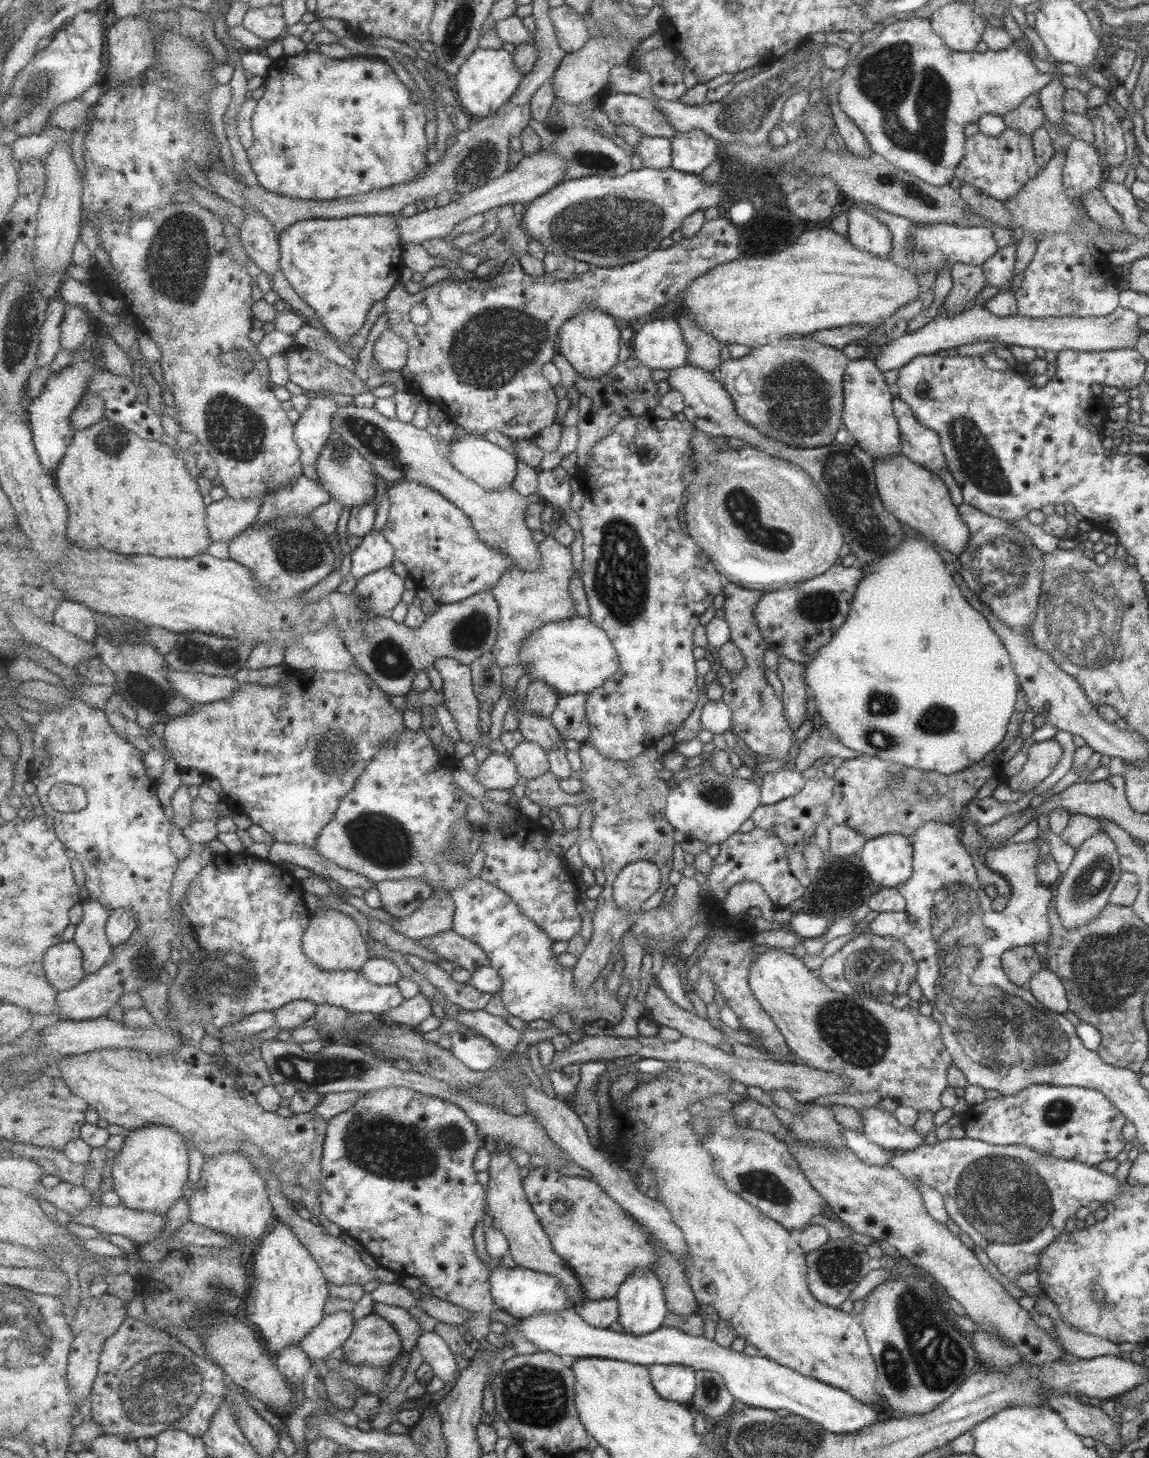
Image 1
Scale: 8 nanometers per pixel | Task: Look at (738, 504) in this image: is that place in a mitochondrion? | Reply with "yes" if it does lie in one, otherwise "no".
yes

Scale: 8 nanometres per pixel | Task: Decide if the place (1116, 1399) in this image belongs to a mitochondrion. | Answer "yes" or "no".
no

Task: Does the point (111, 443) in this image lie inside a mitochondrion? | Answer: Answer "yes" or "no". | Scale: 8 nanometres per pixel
yes

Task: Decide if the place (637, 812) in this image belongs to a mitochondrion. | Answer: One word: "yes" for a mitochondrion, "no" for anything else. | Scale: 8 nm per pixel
yes

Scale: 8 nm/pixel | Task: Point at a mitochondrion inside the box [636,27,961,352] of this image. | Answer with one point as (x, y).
(890, 79)

